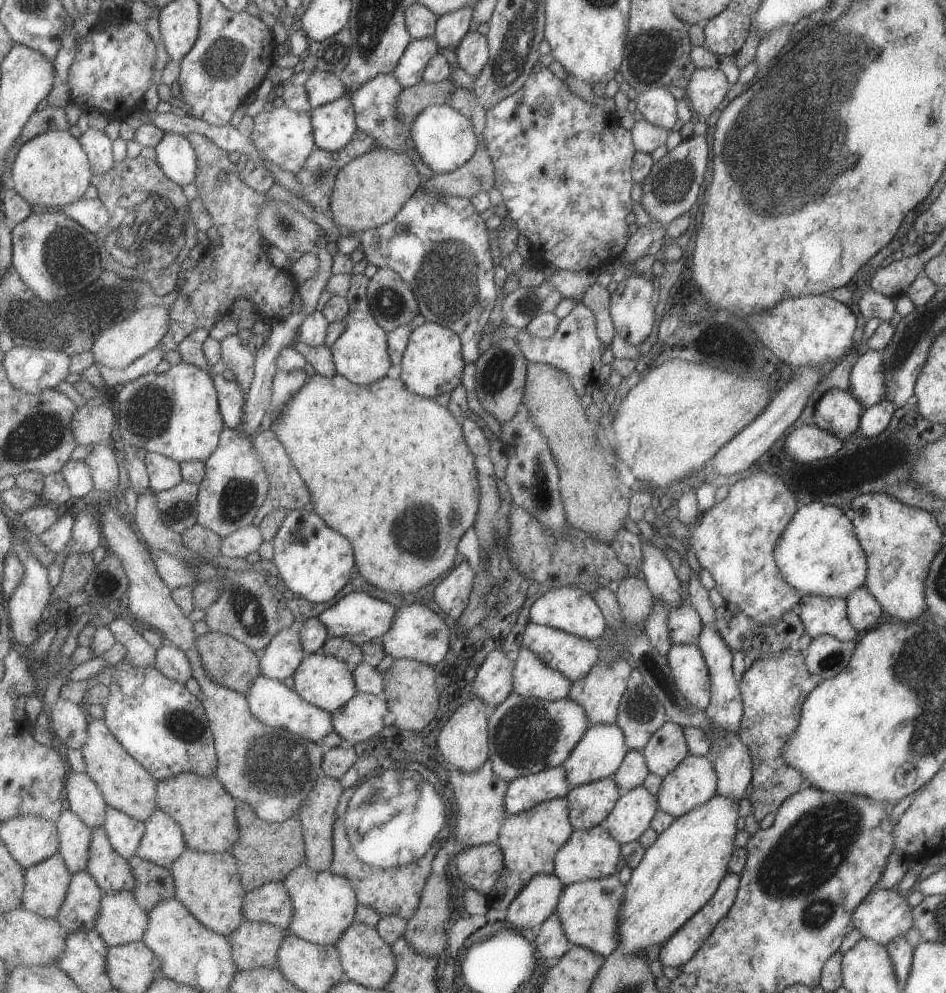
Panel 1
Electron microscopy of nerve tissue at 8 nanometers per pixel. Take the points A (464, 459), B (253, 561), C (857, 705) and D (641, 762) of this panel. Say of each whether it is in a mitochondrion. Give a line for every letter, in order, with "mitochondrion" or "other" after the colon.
A: other
B: other
C: other
D: other

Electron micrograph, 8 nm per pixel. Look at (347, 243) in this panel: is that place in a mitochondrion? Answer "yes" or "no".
no

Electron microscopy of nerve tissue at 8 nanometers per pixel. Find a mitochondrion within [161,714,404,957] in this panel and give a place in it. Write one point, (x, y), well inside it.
(274, 763)

